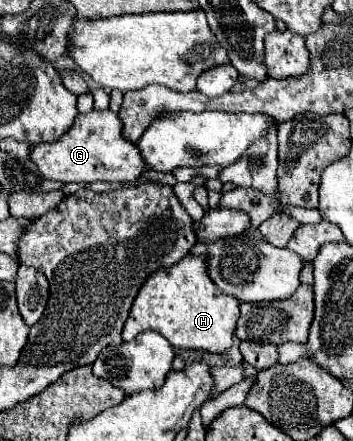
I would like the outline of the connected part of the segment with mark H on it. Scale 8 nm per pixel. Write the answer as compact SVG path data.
M190 253L190 257L182 259L178 265L160 269L154 277L150 277L150 281L146 281L146 285L142 285L124 325L122 339L132 341L136 335L152 329L164 335L176 349L224 353L232 347L238 317L238 301L222 293L214 281L206 277L206 263L202 261L202 255Z

